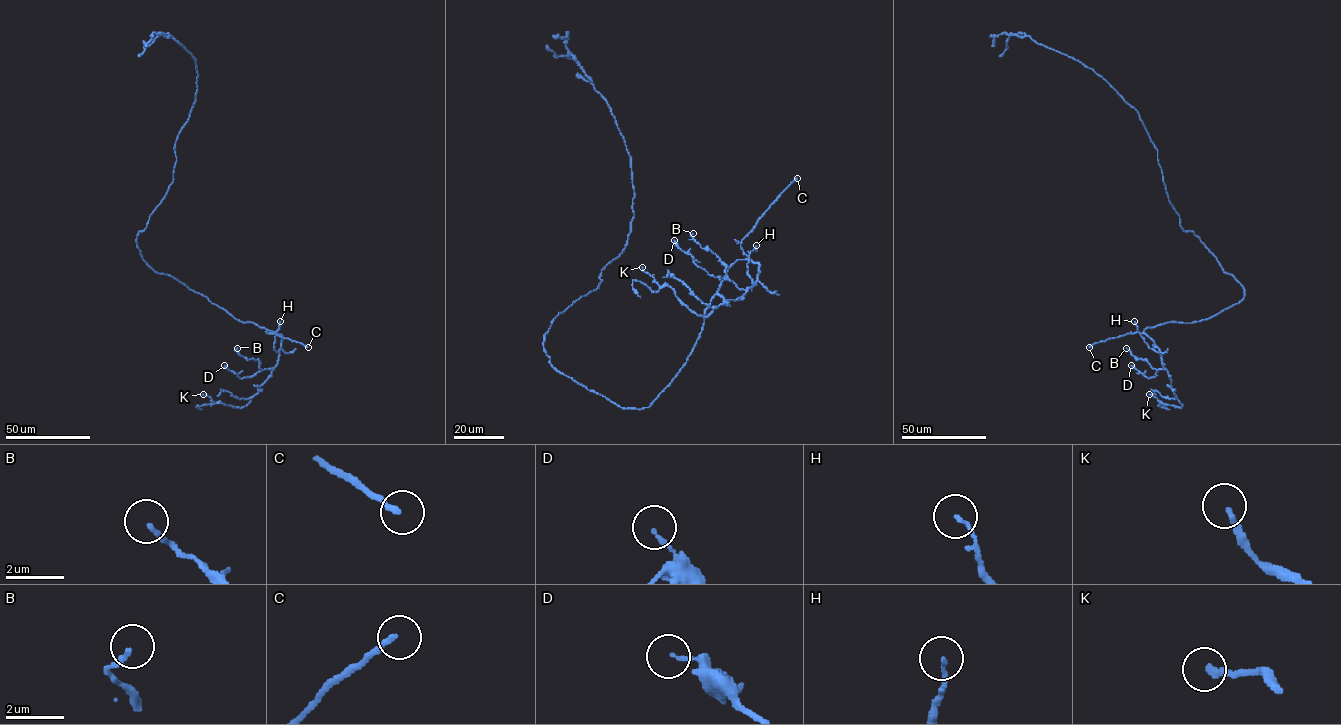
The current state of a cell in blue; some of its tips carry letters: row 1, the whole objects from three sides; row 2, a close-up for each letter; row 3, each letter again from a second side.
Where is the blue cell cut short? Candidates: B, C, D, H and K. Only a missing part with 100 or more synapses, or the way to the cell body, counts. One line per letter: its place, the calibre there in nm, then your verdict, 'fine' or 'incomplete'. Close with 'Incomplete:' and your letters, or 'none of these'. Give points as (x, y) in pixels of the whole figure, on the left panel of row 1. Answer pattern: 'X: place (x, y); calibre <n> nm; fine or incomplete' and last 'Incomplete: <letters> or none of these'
B: place (237, 348); calibre 150 nm; fine
C: place (308, 347); calibre 190 nm; incomplete
D: place (224, 365); calibre 130 nm; fine
H: place (280, 321); calibre 120 nm; fine
K: place (203, 394); calibre 240 nm; fine
Incomplete: C

